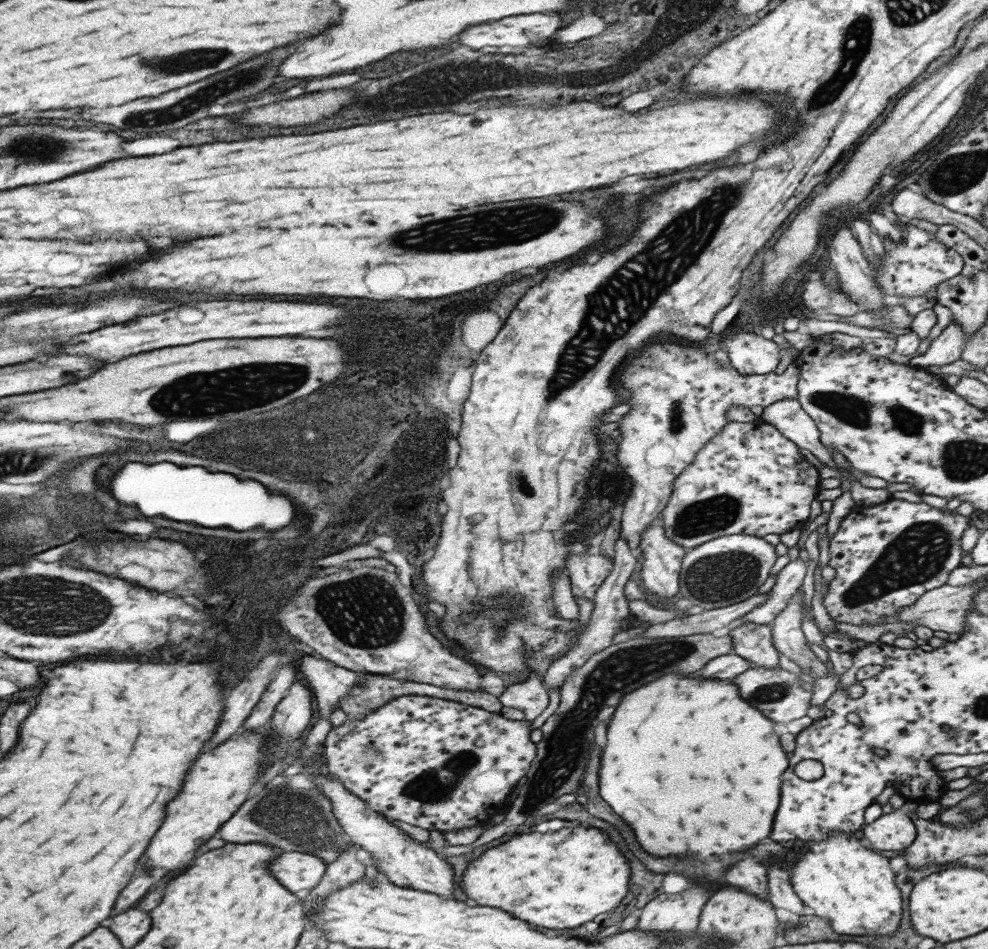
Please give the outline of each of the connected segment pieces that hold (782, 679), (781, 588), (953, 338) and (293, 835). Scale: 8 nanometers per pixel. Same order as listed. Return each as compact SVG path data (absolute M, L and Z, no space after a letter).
M749 667L741 674L737 674L731 682L735 684L741 698L753 705L759 712L762 712L769 720L775 722L789 722L805 716L807 708L810 706L812 690L805 690L799 686L799 679L802 674L795 674L781 667L763 668Z
M795 557L776 574L775 583L767 592L767 600L741 616L743 621L757 624L771 624L772 620L784 610L787 601L801 586L807 562Z
M949 322L931 341L927 351L923 355L911 358L907 366L925 369L929 366L947 366L961 357L964 343L964 332L961 326L955 322Z
M306 774L276 775L221 824L217 837L233 844L258 842L271 845L282 852L302 852L318 856L325 864L332 863L349 846L348 837L331 812L329 800L317 792Z

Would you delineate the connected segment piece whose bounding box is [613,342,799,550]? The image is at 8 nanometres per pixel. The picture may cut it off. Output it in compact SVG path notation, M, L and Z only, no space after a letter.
M677 342L649 344L649 348L643 348L637 358L626 360L624 366L618 374L618 384L628 397L625 405L621 403L623 417L618 421L616 428L621 440L613 458L630 479L630 493L620 513L619 534L631 550L638 546L640 534L649 526L649 522L658 519L667 504L675 477L693 462L697 451L719 435L728 423L726 408L745 406L749 409L755 405L766 407L778 400L795 399L799 369L791 363L782 374L768 372L742 375L733 370L730 364L723 368L717 364L717 360L709 360L703 347L692 347Z

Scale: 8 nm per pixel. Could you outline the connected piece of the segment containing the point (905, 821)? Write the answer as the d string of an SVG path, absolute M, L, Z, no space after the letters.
M907 802L898 810L882 814L869 824L862 826L863 838L869 842L872 850L904 850L916 838L916 826L910 819L910 812L917 804Z

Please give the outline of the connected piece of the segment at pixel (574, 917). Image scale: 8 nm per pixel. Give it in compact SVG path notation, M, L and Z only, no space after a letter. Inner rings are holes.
M561 828L557 832L533 832L515 836L495 848L485 850L473 860L461 876L461 888L467 901L477 906L493 906L509 912L511 916L543 928L575 928L589 922L593 916L613 910L628 892L629 862L615 848L609 836L597 828Z

